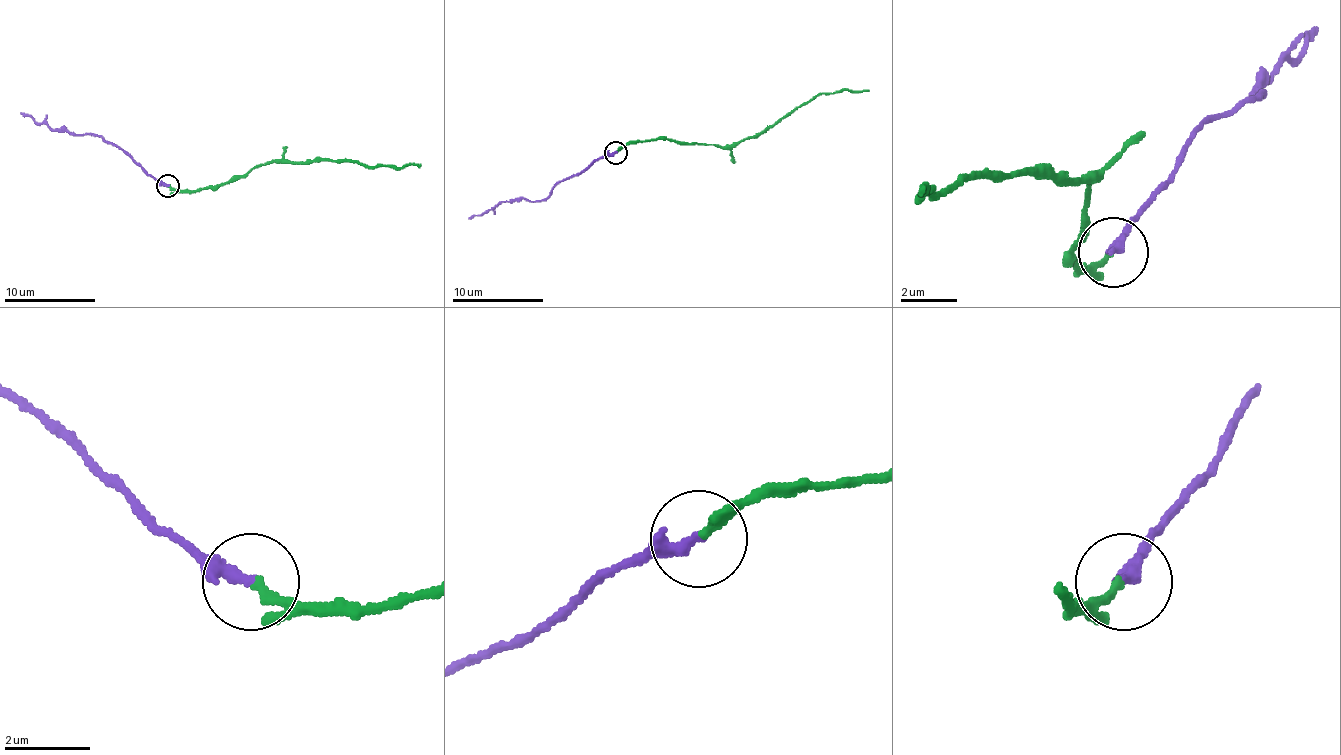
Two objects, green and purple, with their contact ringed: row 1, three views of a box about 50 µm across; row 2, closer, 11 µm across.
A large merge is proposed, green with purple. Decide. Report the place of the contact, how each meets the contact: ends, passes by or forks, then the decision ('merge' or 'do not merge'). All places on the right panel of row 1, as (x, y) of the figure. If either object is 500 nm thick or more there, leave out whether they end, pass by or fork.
at (1113, 252); green ends there; purple ends there; do not merge

